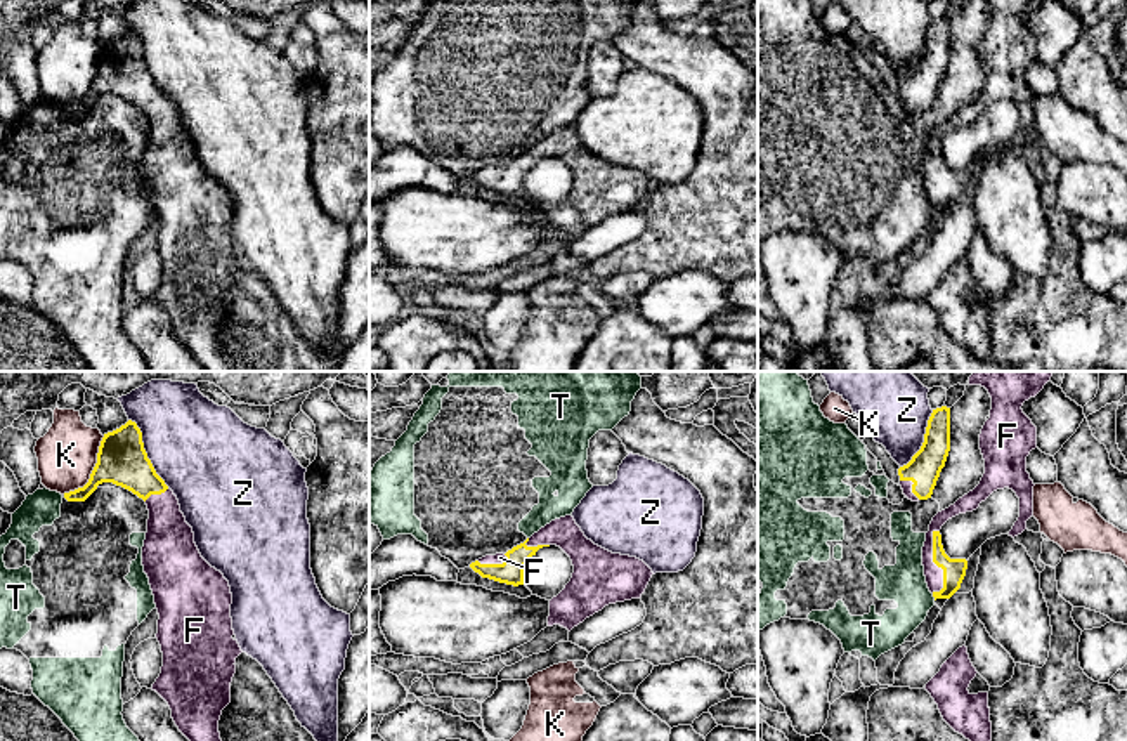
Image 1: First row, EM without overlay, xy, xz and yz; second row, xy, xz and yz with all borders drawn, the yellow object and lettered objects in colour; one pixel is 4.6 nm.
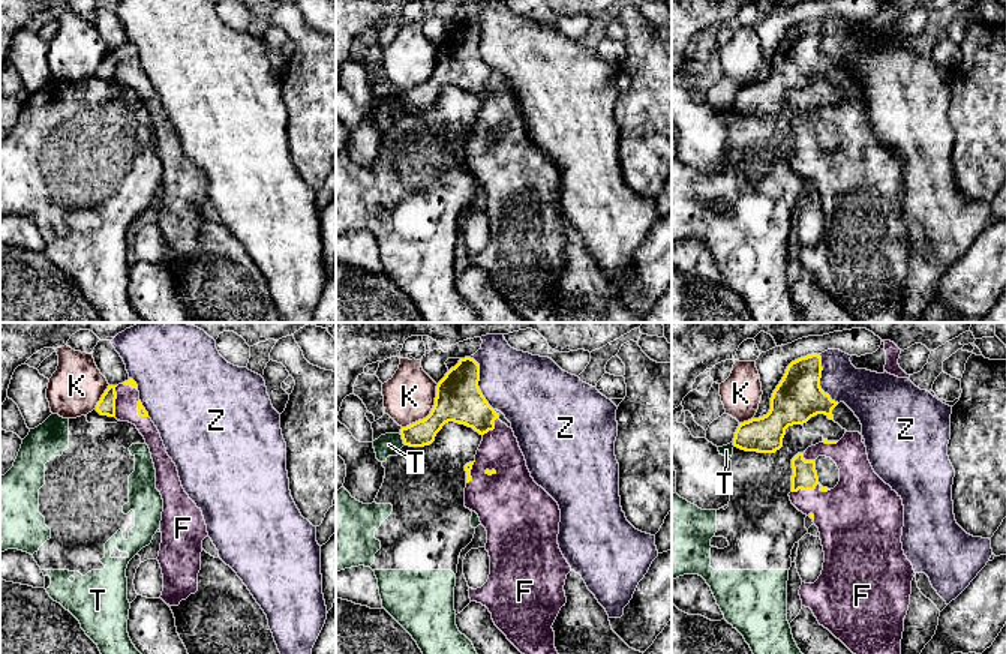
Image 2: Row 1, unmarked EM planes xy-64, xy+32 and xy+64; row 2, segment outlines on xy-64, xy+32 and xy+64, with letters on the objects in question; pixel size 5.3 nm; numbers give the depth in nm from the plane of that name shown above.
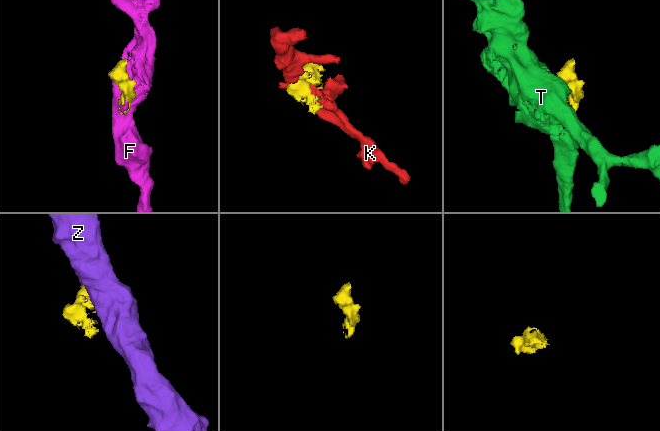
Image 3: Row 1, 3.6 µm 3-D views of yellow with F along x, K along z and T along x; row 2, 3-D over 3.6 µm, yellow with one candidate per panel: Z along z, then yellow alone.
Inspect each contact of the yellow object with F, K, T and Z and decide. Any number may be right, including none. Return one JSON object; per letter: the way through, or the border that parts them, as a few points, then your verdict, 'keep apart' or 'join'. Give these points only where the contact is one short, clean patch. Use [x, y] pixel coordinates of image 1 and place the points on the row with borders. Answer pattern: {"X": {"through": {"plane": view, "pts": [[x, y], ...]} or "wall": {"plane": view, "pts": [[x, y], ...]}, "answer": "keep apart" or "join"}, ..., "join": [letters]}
{"F": {"answer": "join"}, "K": {"wall": {"plane": "xy", "pts": [[104, 436], [91, 478], [82, 486], [63, 493]]}, "answer": "keep apart"}, "T": {"answer": "keep apart"}, "Z": {"wall": {"plane": "xy", "pts": [[129, 419], [141, 432], [143, 448], [155, 472], [169, 486]]}, "answer": "keep apart"}, "join": ["F"]}

